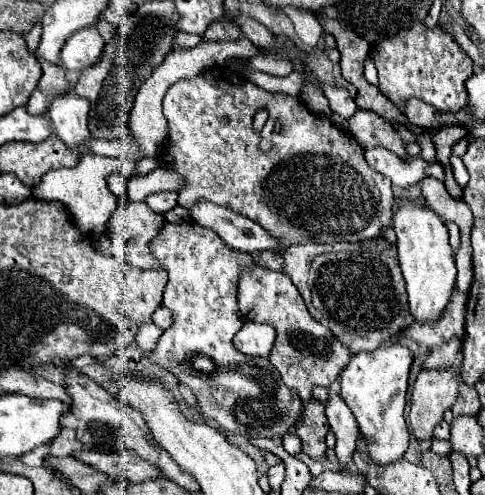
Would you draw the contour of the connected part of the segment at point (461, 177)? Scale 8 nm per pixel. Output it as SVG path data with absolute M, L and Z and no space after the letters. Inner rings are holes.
M451 155L451 157L449 157L449 163L451 163L451 167L453 167L453 177L455 177L455 181L457 181L462 188L465 188L469 181L469 175L465 165L463 165L463 161L461 161L459 157Z

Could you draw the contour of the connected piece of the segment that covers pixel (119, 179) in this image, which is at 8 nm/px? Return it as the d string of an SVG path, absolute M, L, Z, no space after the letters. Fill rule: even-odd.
M115 173L115 175L109 175L107 185L109 185L111 193L115 195L117 205L119 205L119 203L127 203L127 201L129 201L129 195L127 195L127 179L125 179L123 175L117 175L117 173Z

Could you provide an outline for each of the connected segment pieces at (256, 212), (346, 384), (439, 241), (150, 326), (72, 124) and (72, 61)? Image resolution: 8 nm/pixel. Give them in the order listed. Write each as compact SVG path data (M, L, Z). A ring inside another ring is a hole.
M213 67L193 79L183 79L183 81L177 81L165 95L163 99L163 113L169 121L169 141L165 145L165 151L163 151L163 159L167 159L167 165L169 169L181 173L185 177L185 187L179 189L179 205L189 209L195 205L195 201L199 197L207 199L207 201L213 201L221 207L227 207L239 215L245 215L249 217L253 223L261 225L265 231L269 231L271 235L275 235L277 239L281 239L281 251L285 251L287 247L295 245L295 243L335 243L335 241L365 241L365 239L373 239L373 237L381 237L383 235L383 213L385 213L385 231L389 229L389 223L391 223L391 209L393 209L393 191L391 191L391 183L389 179L385 179L383 175L379 175L377 171L373 171L373 167L369 167L369 163L365 163L365 149L357 143L357 139L339 129L329 117L321 117L321 115L313 115L313 111L309 111L305 107L305 103L301 101L301 97L293 97L293 95L287 95L287 93L269 93L261 87L257 87L255 83L251 83L249 79L241 77L237 71L233 71L231 67ZM269 107L269 121L265 123L263 131L261 133L255 133L253 131L253 117L259 109L265 109ZM275 123L281 125L279 131L275 131Z
M383 343L375 351L355 353L349 365L341 373L341 395L353 411L361 433L369 439L367 453L373 461L387 465L403 457L409 431L403 419L405 411L405 395L407 395L407 379L413 363L413 351L399 343Z
M401 201L393 215L393 227L397 233L399 263L407 281L409 307L415 321L433 321L449 303L449 295L455 287L455 259L449 247L449 233L443 219L423 203Z
M145 323L139 327L139 333L137 333L137 345L143 349L143 351L153 351L153 347L157 345L157 339L161 337L161 329L155 325L155 323Z
M73 91L59 95L49 107L49 117L59 139L65 141L69 147L77 147L83 155L89 153L83 141L91 137L87 129L87 113L89 101Z
M89 25L67 39L65 47L61 49L61 63L69 71L85 71L99 61L103 47L103 37L97 33L95 25Z

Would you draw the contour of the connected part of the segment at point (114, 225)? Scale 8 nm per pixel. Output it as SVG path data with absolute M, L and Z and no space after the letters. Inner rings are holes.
M143 201L117 207L107 223L111 233L127 231L129 235L127 261L141 269L161 267L159 261L149 251L149 241L159 233L161 225L163 225L163 217L159 213L153 213Z

